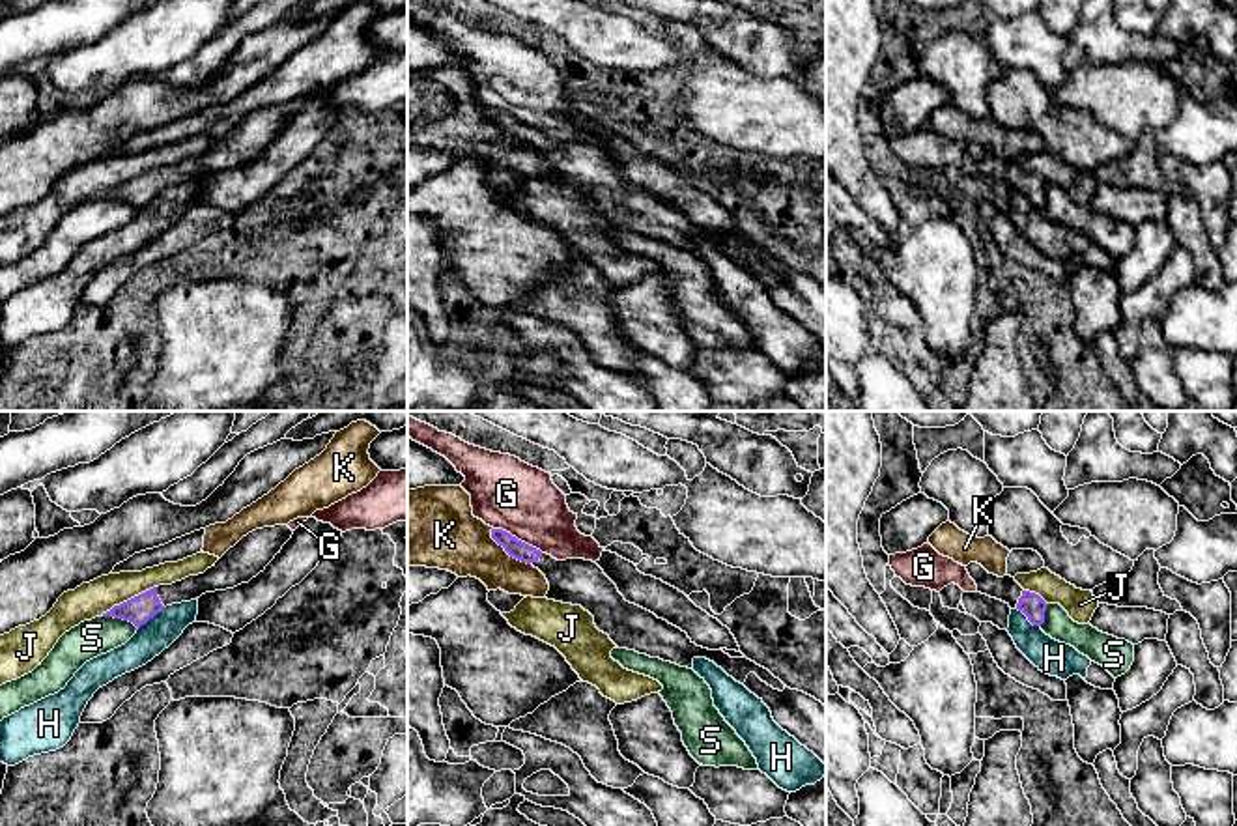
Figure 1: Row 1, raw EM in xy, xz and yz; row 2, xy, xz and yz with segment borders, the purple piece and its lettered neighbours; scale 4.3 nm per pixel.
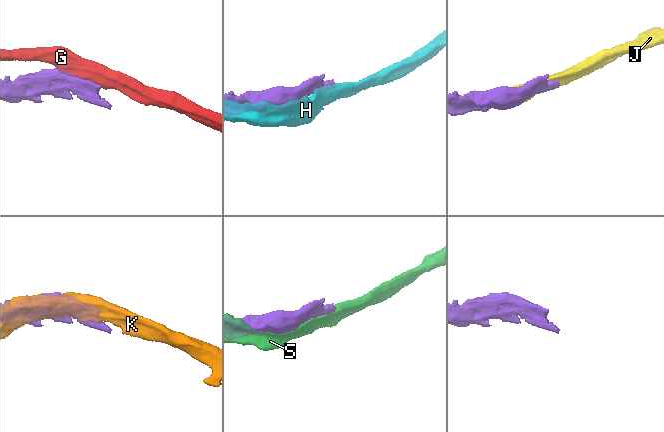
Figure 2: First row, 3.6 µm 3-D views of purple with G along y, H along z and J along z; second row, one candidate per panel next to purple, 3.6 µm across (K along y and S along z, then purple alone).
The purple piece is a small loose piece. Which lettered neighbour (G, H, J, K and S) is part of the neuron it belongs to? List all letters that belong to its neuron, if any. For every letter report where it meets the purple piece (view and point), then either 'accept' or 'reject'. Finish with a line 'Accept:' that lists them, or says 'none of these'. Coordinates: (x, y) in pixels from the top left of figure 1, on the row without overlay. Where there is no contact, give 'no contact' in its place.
G: contact xz (516, 120); reject
H: contact xy (152, 199); reject
J: contact xy (127, 182); reject
K: contact xz (507, 133); reject
S: contact xy (120, 199); reject
Accept: none of these

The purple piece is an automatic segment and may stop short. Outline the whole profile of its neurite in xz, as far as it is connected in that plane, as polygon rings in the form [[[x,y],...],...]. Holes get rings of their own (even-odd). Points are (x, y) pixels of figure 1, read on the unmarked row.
[[[491,110],[491,120],[510,138],[533,146],[546,157],[549,164],[547,181],[581,187],[594,198],[596,209],[607,215],[618,230],[635,232],[688,250],[693,249],[695,239],[706,239],[740,265],[746,263],[749,254],[755,254],[774,271],[785,271],[779,260],[755,243],[697,228],[680,209],[626,183],[596,144],[585,140],[557,142],[503,110]]]

